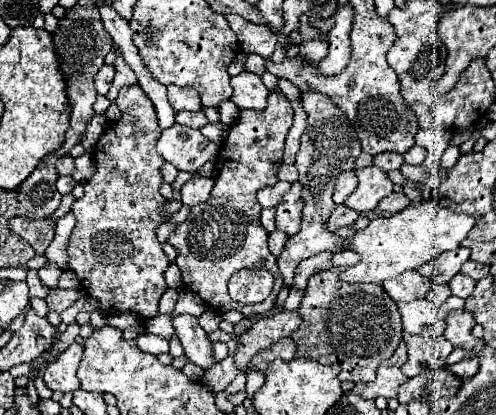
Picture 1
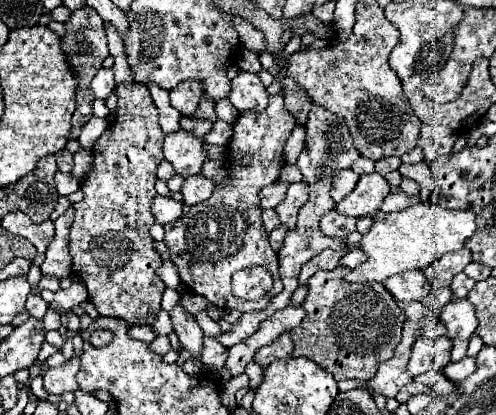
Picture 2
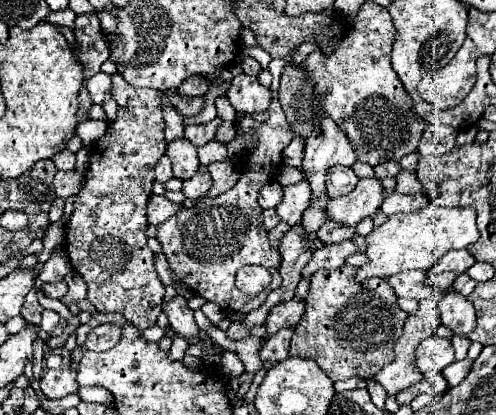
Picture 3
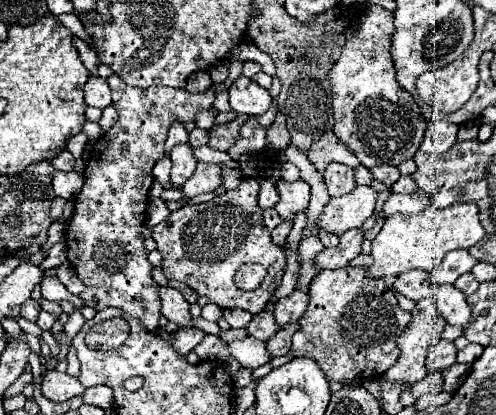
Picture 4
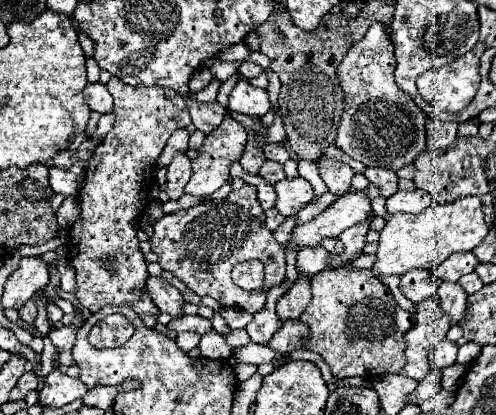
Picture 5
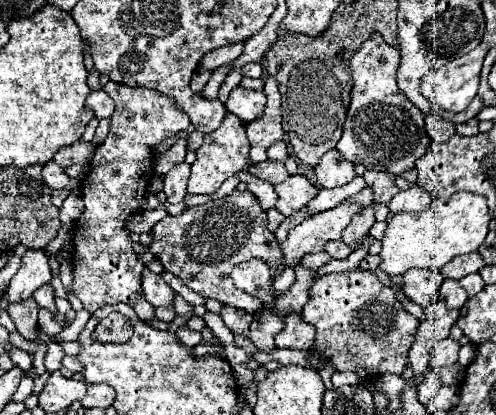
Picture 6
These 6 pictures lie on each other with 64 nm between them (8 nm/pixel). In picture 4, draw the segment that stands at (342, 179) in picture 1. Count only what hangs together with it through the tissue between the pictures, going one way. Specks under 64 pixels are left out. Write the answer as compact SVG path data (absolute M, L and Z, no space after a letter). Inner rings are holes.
M328 164L324 170L324 182L328 186L330 196L342 196L348 194L356 188L356 180L352 174L352 168L344 166L344 164Z

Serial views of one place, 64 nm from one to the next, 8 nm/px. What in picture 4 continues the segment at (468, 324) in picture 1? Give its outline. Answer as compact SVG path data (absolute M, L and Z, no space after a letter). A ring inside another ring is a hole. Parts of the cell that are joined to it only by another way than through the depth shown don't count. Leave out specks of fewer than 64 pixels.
M440 286L440 290L438 290L438 310L448 324L458 326L462 330L472 320L472 312L470 312L472 308L466 302L466 296L454 286Z

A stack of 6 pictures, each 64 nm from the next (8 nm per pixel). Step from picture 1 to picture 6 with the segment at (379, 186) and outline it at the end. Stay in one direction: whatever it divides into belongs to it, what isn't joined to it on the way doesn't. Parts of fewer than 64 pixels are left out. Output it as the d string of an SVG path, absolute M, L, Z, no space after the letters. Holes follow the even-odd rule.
M344 200L336 208L318 212L292 228L288 238L280 244L286 266L296 266L304 254L320 252L328 240L340 240L342 230L350 224L352 216L360 212L360 208L364 206L352 200Z

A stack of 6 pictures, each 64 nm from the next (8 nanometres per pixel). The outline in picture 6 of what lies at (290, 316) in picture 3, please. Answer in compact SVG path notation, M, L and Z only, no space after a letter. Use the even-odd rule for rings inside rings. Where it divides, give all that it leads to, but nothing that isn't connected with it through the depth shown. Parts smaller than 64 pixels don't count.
M296 266L296 282L276 298L276 310L280 316L288 314L300 314L304 304L310 300L310 286L314 282L314 272L310 272L304 266Z

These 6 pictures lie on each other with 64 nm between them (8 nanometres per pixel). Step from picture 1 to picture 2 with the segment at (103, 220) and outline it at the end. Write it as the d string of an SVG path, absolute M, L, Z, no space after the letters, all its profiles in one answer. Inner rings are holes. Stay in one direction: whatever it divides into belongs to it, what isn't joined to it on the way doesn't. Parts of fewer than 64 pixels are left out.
M120 84L118 92L118 118L106 128L92 148L94 168L82 182L84 200L72 204L74 224L70 228L70 256L72 270L88 288L90 302L96 306L100 316L114 316L128 320L136 326L150 326L160 312L160 298L166 284L156 274L162 266L162 258L154 248L150 228L154 224L152 200L156 198L154 184L158 180L156 168L164 160L162 156L162 138L164 132L158 126L158 112L152 102L152 96L144 84Z

